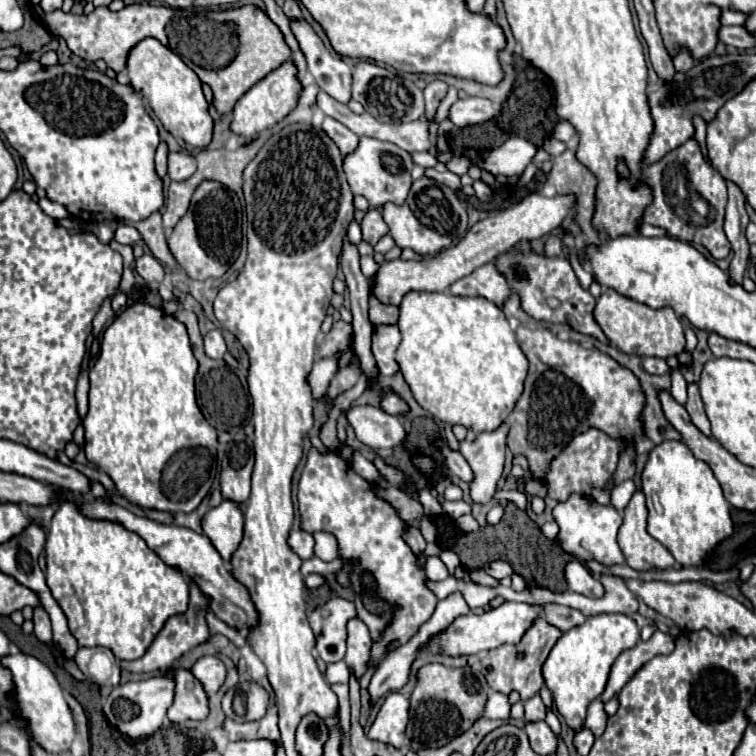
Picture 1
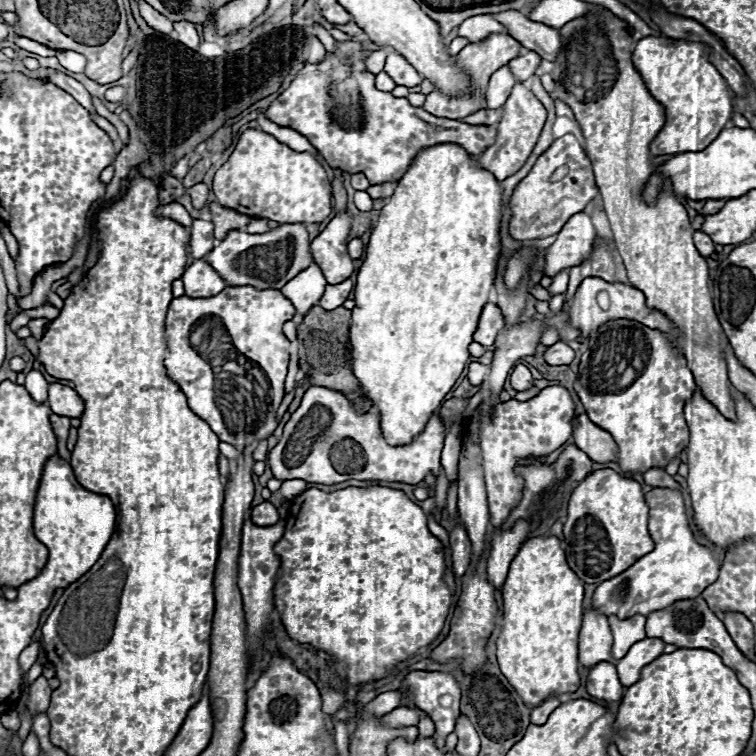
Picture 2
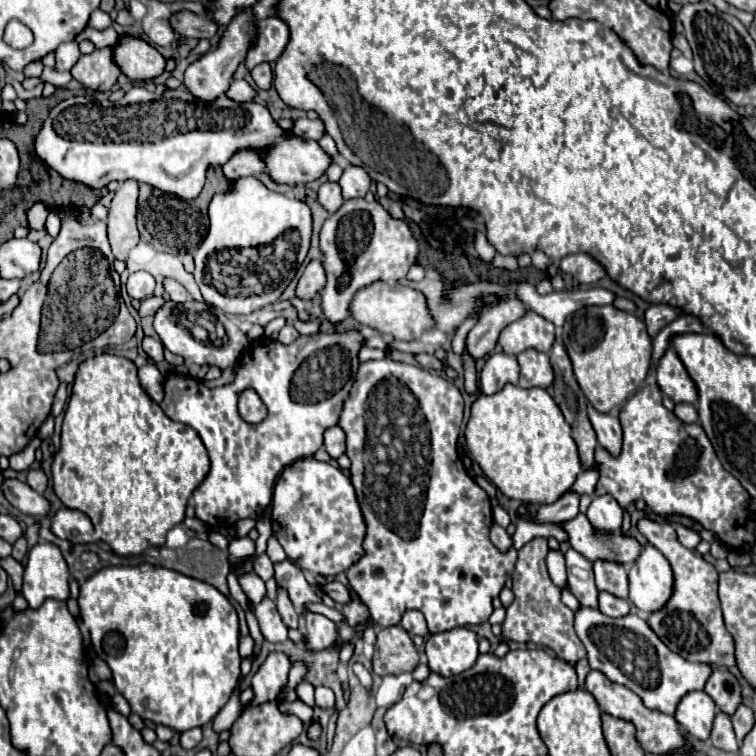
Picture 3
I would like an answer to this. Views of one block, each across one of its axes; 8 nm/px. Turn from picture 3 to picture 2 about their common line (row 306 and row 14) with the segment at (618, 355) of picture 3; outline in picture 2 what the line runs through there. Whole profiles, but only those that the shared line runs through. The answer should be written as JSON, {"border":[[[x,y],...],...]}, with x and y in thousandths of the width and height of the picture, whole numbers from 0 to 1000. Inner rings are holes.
{"border":[[[804,11],[786,13],[754,26],[741,37],[746,66],[733,79],[733,132],[751,138],[770,169],[775,204],[783,214],[788,243],[804,283],[815,331],[839,381],[849,384],[854,402],[878,413],[894,431],[897,444],[884,442],[910,476],[921,508],[931,524],[963,553],[974,553],[966,505],[955,471],[958,439],[944,413],[937,384],[937,352],[915,320],[907,275],[897,267],[881,238],[865,270],[854,270],[849,254],[870,217],[862,214],[860,190],[881,161],[878,140],[857,122],[847,95],[836,85],[839,37]]]}

